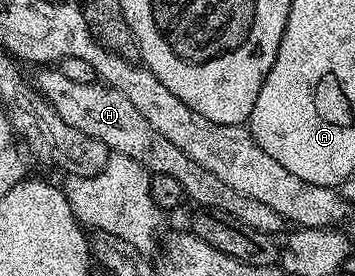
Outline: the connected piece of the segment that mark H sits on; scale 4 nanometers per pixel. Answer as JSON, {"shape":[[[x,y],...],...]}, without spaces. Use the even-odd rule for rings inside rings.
{"shape":[[[47,65],[33,75],[33,86],[43,98],[57,109],[57,117],[65,121],[65,125],[73,125],[81,133],[101,141],[110,151],[116,155],[133,157],[147,171],[156,175],[166,173],[173,177],[183,186],[183,194],[188,200],[191,199],[200,208],[209,211],[218,211],[221,215],[228,215],[230,219],[236,219],[244,223],[249,229],[260,231],[272,237],[278,236],[278,231],[285,227],[285,220],[269,209],[269,205],[261,201],[253,201],[253,197],[245,197],[245,193],[237,193],[230,185],[225,185],[209,169],[201,169],[193,157],[185,157],[169,137],[161,137],[145,117],[141,117],[141,112],[137,110],[137,105],[125,97],[125,93],[117,93],[117,89],[108,87],[102,82],[82,83],[73,81],[65,77],[54,66]]]}

